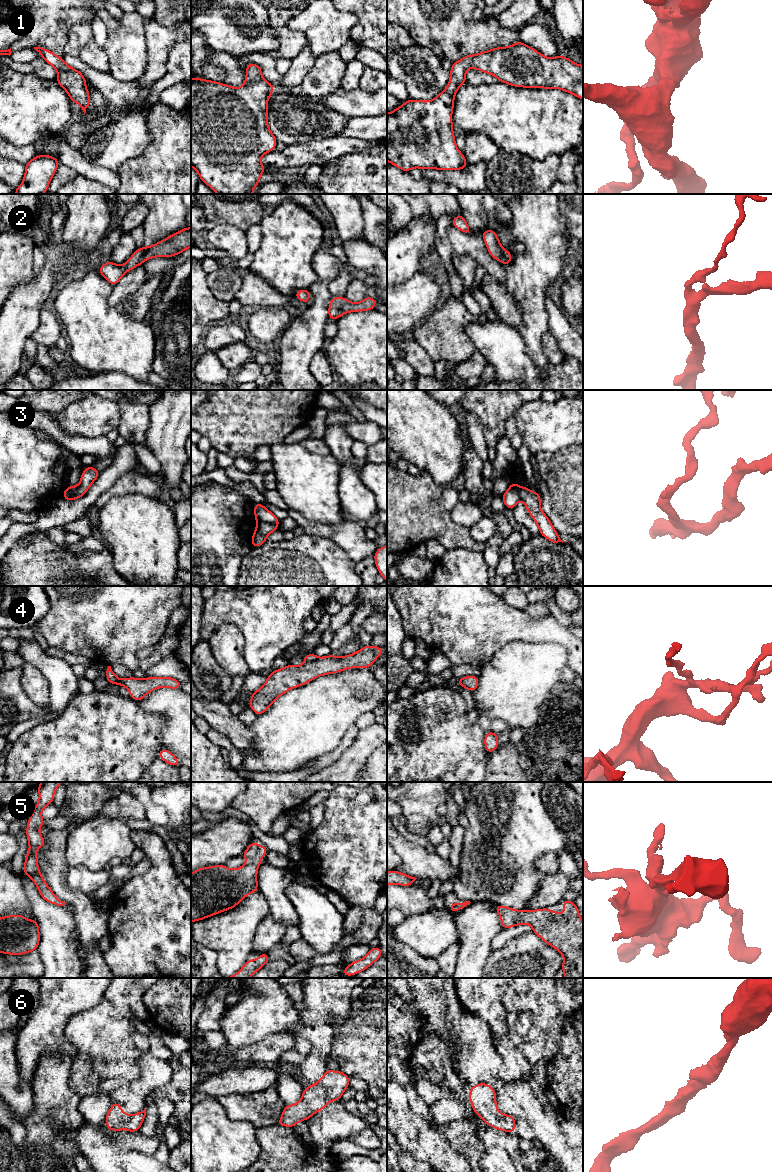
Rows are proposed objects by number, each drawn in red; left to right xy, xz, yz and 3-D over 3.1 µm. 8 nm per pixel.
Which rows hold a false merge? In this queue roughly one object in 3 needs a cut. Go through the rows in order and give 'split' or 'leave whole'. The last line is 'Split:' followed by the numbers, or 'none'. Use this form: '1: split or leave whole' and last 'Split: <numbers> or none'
1: leave whole
2: leave whole
3: split
4: split
5: leave whole
6: leave whole
Split: 3, 4

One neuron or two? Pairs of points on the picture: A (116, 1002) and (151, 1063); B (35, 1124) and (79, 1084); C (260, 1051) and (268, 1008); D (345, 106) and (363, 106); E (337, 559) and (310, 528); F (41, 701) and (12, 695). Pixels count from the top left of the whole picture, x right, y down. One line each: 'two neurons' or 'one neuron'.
A: two neurons
B: two neurons
C: two neurons
D: one neuron
E: two neurons
F: two neurons

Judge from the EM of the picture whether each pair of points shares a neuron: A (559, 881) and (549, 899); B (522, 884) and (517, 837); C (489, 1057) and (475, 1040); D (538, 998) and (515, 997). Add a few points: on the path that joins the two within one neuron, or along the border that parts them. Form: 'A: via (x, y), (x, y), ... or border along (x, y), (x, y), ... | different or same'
A: via (555, 885), (549, 895) | same
B: via (523, 872), (522, 866), (517, 861), (517, 849) | same
C: via (485, 1053), (477, 1044) | same
D: via (532, 997), (521, 997) | same

